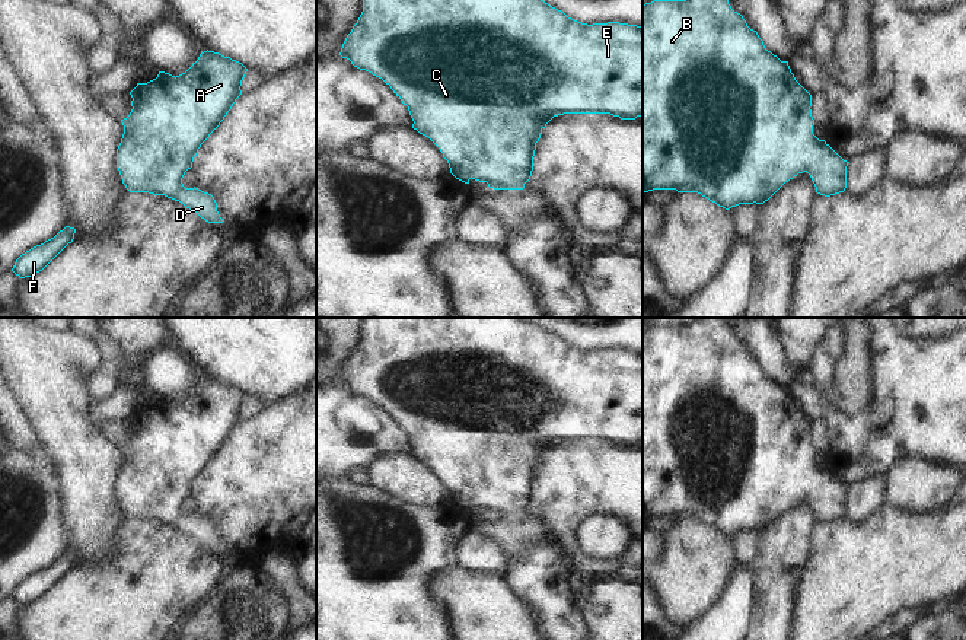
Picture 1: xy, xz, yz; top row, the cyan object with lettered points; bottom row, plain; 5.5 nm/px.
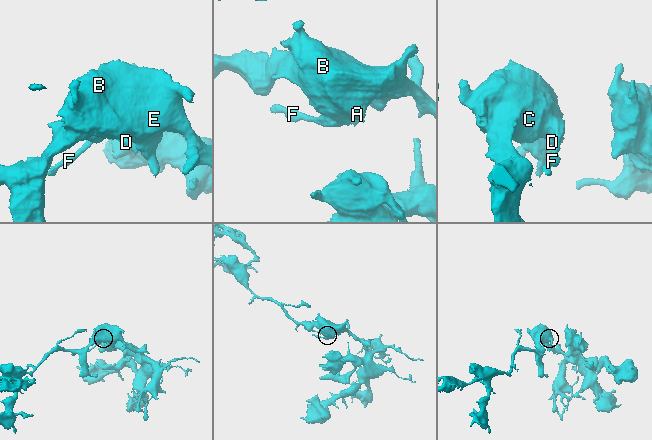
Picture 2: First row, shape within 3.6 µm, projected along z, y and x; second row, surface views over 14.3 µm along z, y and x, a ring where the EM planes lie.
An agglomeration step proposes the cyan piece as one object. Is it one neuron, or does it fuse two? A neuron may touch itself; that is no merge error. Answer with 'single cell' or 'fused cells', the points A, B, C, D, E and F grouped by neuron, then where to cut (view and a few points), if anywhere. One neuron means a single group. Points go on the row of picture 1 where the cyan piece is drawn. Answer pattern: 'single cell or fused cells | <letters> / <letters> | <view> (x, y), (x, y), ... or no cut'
single cell | A B C D E F | no cut

